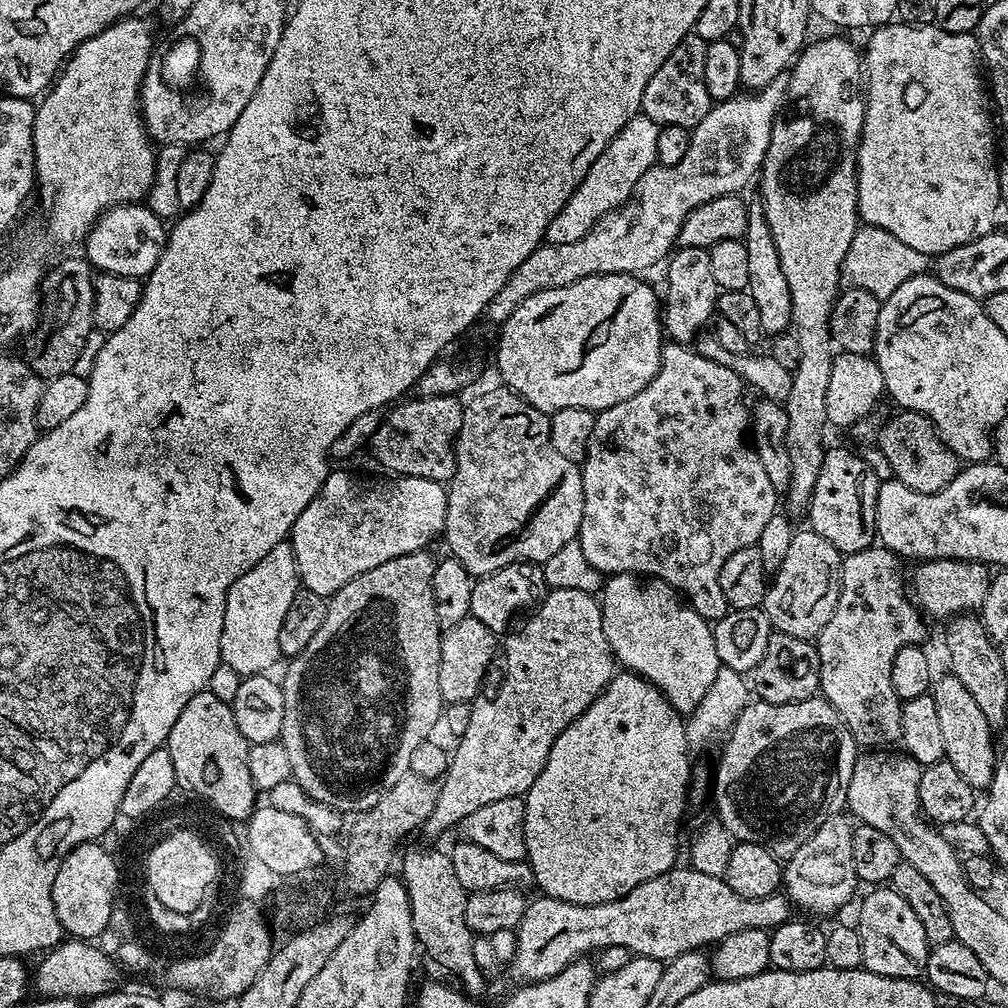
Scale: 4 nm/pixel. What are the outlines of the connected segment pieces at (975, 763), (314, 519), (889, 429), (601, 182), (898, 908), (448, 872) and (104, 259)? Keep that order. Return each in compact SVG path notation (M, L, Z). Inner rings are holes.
M945 674L931 685L930 695L934 698L934 707L938 709L938 722L942 722L942 746L944 759L951 762L954 770L966 778L973 790L984 790L992 783L996 769L998 748L992 745L994 728L988 724L982 710L978 708L974 697L956 676Z
M333 469L329 471L327 478L320 487L318 495L316 495L306 506L298 518L292 523L292 531L289 532L288 542L291 544L295 554L295 562L298 566L301 585L310 589L314 594L330 598L337 590L341 589L346 582L350 582L358 574L374 569L375 566L380 566L383 562L392 561L395 557L402 557L406 554L423 551L428 542L434 537L439 537L443 531L446 520L446 506L448 505L447 487L438 480L428 478L414 478L413 476L388 476L386 480L368 480L362 478L358 480L352 473L344 470Z
M900 410L897 413L897 416L892 416L885 422L884 428L882 424L878 432L878 447L882 450L882 454L886 454L886 462L890 462L892 476L910 486L910 490L918 490L922 494L934 494L942 490L959 474L962 467L960 457L948 449L938 429L922 413L907 410Z
M637 114L618 130L618 134L594 158L594 166L586 170L586 178L570 194L566 206L554 214L554 222L546 230L544 240L550 244L565 244L566 242L578 242L595 226L606 214L610 214L632 197L634 186L638 186L638 178L646 174L646 170L657 167L656 155L658 154L658 134L661 125L655 124L650 117Z
M876 886L869 892L872 893L860 904L860 917L854 920L854 926L862 938L862 967L867 972L890 978L920 980L928 967L930 951L922 922L907 904L906 898L890 886Z
M410 849L402 858L399 873L411 902L411 922L419 947L442 968L458 976L464 994L477 998L486 990L486 978L480 968L474 934L466 925L468 893L455 875L449 853L438 850Z
M143 203L119 204L117 208L110 208L102 213L88 235L82 241L84 247L83 255L86 257L93 269L109 276L130 276L133 278L147 278L158 266L158 258L162 258L164 243L168 241L168 228L165 221L158 214L154 214Z

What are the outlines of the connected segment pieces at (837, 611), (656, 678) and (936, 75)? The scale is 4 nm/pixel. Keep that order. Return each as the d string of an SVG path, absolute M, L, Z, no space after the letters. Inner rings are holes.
M883 546L847 553L840 565L840 597L838 606L834 606L834 618L826 622L814 641L820 659L820 692L823 699L842 718L850 734L855 736L857 745L868 750L884 750L899 741L902 702L892 693L892 685L882 682L882 677L892 669L892 659L898 650L907 644L920 644L924 636L926 620L906 591L906 574L904 578L900 564L901 557Z
M630 572L615 573L603 581L600 613L602 630L606 634L606 642L610 642L613 657L627 671L651 682L668 699L675 712L691 713L702 694L710 690L714 678L718 678L718 670L722 666L714 642L712 624L703 620L692 609L691 604L685 602L680 593L666 581Z
M891 22L884 27L878 27L871 33L872 36L868 40L868 49L865 47L862 52L862 76L866 81L866 99L864 102L864 129L860 132L860 146L856 150L856 210L859 219L865 225L870 227L878 227L882 230L889 231L890 234L898 238L900 242L904 242L910 249L923 252L929 258L935 258L941 252L950 250L954 246L962 246L971 240L982 238L986 233L993 231L997 227L996 211L1002 208L1000 203L1000 170L998 167L998 136L994 131L994 116L990 111L990 100L986 95L986 80L982 75L982 57L980 54L980 44L976 41L975 35L971 32L947 32L941 28L937 28L935 23L930 24L901 24L899 22Z

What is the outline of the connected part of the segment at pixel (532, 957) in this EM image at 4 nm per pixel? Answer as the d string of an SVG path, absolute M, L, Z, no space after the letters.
M673 866L670 871L658 874L654 878L650 878L646 882L642 882L638 886L634 886L634 890L630 890L626 895L620 896L617 900L610 902L602 902L601 904L571 904L565 900L559 900L553 896L546 896L543 894L537 895L537 900L534 899L529 903L528 908L524 912L524 917L519 926L514 929L514 951L510 961L512 972L517 976L517 981L531 982L534 980L545 980L554 974L558 974L562 970L566 970L566 966L570 966L576 960L585 959L588 952L596 952L599 948L625 948L628 954L635 954L637 956L645 956L646 958L654 958L661 962L667 962L678 958L678 954L686 954L687 952L695 952L697 950L707 949L707 944L711 946L719 945L720 941L725 940L730 934L738 934L738 930L762 930L768 932L771 929L777 928L785 921L791 919L792 904L788 898L780 892L766 898L742 898L742 894L734 894L734 890L730 890L728 881L723 876L711 876L710 874L699 873L698 870L691 866Z

